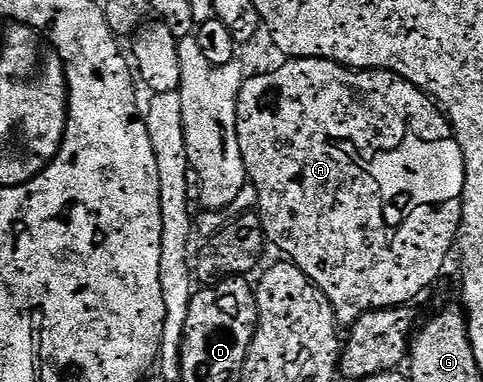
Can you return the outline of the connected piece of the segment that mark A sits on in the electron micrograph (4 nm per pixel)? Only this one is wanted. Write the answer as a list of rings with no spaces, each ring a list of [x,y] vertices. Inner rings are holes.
[[[291,58],[291,59],[290,59],[290,60],[288,60],[288,62],[286,62],[286,63],[285,63],[285,64],[284,64],[284,65],[283,65],[283,66],[282,66],[282,67],[281,67],[281,68],[277,68],[277,72],[269,72],[269,73],[268,73],[268,74],[251,74],[251,75],[250,75],[250,77],[248,77],[248,78],[247,78],[247,79],[246,79],[246,81],[244,81],[244,83],[243,83],[243,87],[242,87],[242,88],[241,88],[241,92],[240,92],[240,93],[239,93],[239,103],[238,103],[238,104],[237,104],[237,136],[238,136],[238,137],[239,137],[239,143],[240,143],[240,144],[241,144],[241,156],[242,156],[242,157],[243,157],[243,159],[244,159],[244,160],[245,160],[245,168],[246,168],[246,169],[247,169],[247,177],[248,177],[248,179],[249,179],[249,182],[250,182],[250,183],[251,183],[251,184],[253,184],[253,185],[255,185],[255,186],[256,186],[256,188],[257,188],[257,190],[258,190],[258,192],[259,192],[259,193],[260,193],[260,202],[259,202],[259,205],[258,205],[258,207],[257,207],[257,213],[258,213],[258,216],[259,216],[259,218],[260,218],[260,220],[261,220],[261,221],[262,221],[262,222],[263,222],[263,231],[264,231],[264,233],[265,233],[265,234],[266,234],[266,241],[267,241],[267,242],[268,242],[268,243],[271,243],[271,244],[273,244],[273,242],[276,242],[276,244],[277,244],[277,245],[279,245],[279,246],[280,246],[280,248],[281,248],[281,249],[283,249],[283,250],[284,250],[284,252],[285,252],[285,253],[287,253],[287,254],[284,254],[284,255],[286,255],[286,257],[287,257],[287,258],[288,258],[288,259],[290,259],[290,261],[292,261],[292,262],[294,262],[294,263],[295,263],[295,265],[297,265],[297,266],[299,266],[299,267],[300,267],[300,268],[301,268],[301,272],[305,272],[305,276],[306,276],[306,277],[307,277],[307,279],[308,279],[308,280],[309,280],[309,281],[311,281],[311,283],[313,283],[313,285],[315,285],[315,286],[319,286],[319,287],[320,287],[320,288],[321,288],[321,292],[325,292],[325,296],[326,296],[326,297],[327,297],[327,299],[329,299],[329,300],[330,300],[330,301],[331,301],[331,306],[332,306],[332,307],[333,307],[333,308],[334,308],[334,309],[335,309],[335,317],[336,317],[336,319],[338,319],[338,321],[339,321],[339,322],[340,322],[340,323],[343,323],[343,322],[344,322],[344,323],[343,323],[343,324],[350,324],[350,323],[352,323],[352,322],[354,322],[354,321],[355,321],[355,319],[356,319],[356,318],[359,318],[359,317],[361,317],[361,316],[362,316],[362,314],[367,314],[367,313],[368,313],[368,312],[369,312],[369,311],[371,311],[371,310],[390,310],[390,309],[392,309],[392,308],[394,308],[394,307],[397,307],[397,306],[407,306],[407,305],[408,305],[408,304],[411,304],[411,301],[413,301],[413,300],[414,300],[414,298],[415,298],[415,297],[417,297],[417,296],[418,296],[418,294],[419,294],[419,293],[421,293],[421,292],[422,292],[422,290],[427,290],[427,289],[429,289],[429,288],[430,288],[430,286],[431,286],[431,285],[433,285],[433,284],[434,284],[434,282],[435,282],[435,281],[437,281],[437,280],[438,280],[438,278],[439,278],[439,273],[441,273],[441,272],[442,272],[442,270],[443,270],[443,265],[445,265],[445,264],[446,264],[446,262],[447,262],[447,257],[449,257],[449,256],[450,256],[450,254],[451,254],[451,250],[452,250],[452,254],[453,254],[453,247],[454,247],[454,246],[455,246],[455,245],[456,245],[456,242],[457,242],[457,235],[458,235],[458,232],[459,232],[459,223],[460,223],[460,222],[462,222],[462,221],[463,221],[463,189],[464,189],[464,188],[465,188],[465,180],[466,180],[466,179],[467,179],[467,169],[466,169],[466,168],[465,168],[465,159],[464,159],[464,158],[463,158],[463,153],[462,153],[462,152],[461,152],[461,148],[460,148],[460,147],[459,147],[459,141],[458,141],[458,140],[457,140],[457,139],[456,139],[456,138],[455,138],[455,131],[454,131],[454,130],[452,130],[452,129],[451,129],[451,124],[450,124],[450,121],[449,121],[449,119],[448,119],[448,117],[447,117],[447,115],[446,115],[446,113],[444,113],[444,111],[443,111],[443,110],[442,110],[442,109],[440,109],[440,107],[439,107],[439,106],[438,106],[438,105],[437,105],[437,103],[436,103],[436,101],[435,101],[435,99],[434,99],[434,98],[432,98],[432,97],[431,97],[431,95],[430,95],[430,94],[427,94],[427,93],[426,93],[426,92],[425,92],[425,91],[423,91],[423,90],[420,90],[420,89],[419,89],[419,87],[417,87],[417,86],[414,86],[414,85],[413,85],[413,84],[412,84],[412,83],[411,83],[411,82],[410,82],[410,81],[409,81],[409,80],[405,80],[405,79],[404,79],[404,78],[403,78],[403,77],[401,77],[401,75],[400,75],[400,74],[395,74],[395,73],[393,73],[393,71],[391,71],[391,70],[353,70],[353,69],[351,69],[351,67],[350,67],[350,66],[343,66],[343,65],[341,65],[341,64],[340,64],[340,62],[331,62],[331,61],[330,61],[330,60],[329,60],[329,59],[327,59],[327,58]]]

